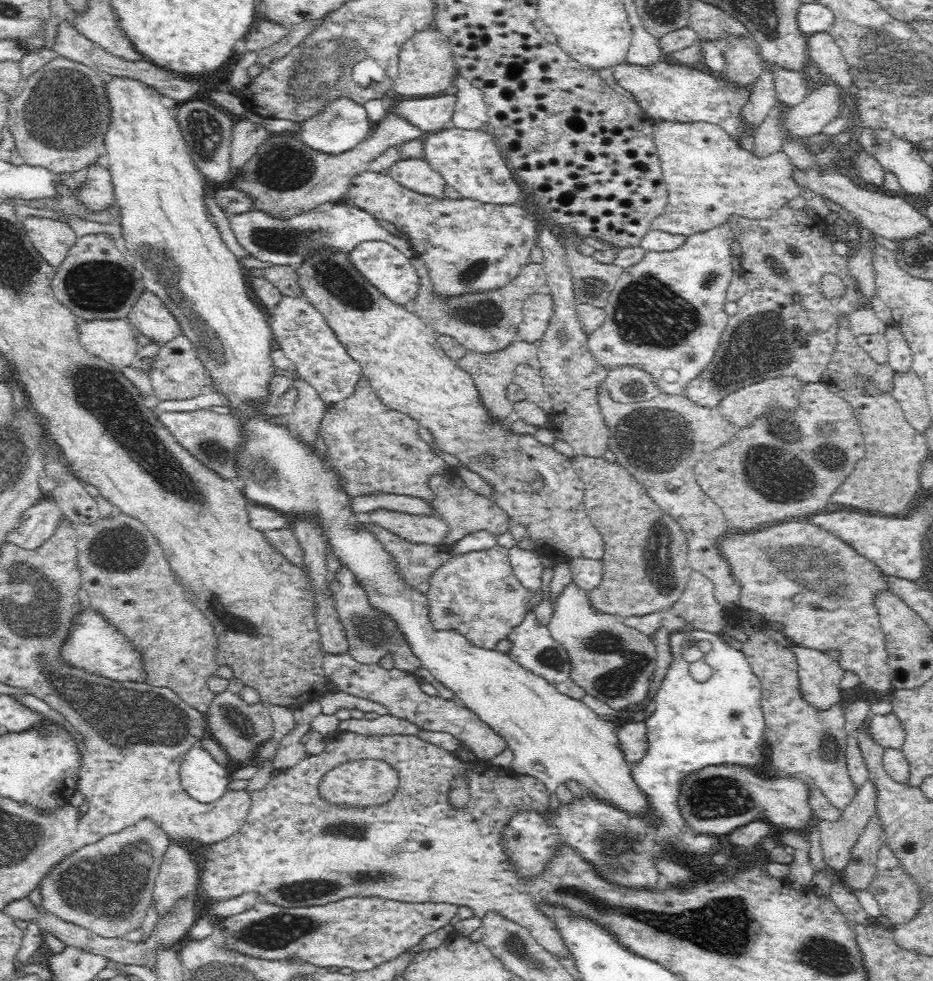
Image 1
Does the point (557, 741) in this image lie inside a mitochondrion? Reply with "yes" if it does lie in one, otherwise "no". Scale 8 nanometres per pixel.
no

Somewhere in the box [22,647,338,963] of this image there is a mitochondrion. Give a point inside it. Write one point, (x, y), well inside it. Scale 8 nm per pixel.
(100, 895)

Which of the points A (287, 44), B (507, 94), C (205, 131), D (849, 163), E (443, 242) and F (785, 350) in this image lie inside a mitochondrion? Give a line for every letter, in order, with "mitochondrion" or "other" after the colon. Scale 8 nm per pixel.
A: mitochondrion
B: other
C: mitochondrion
D: other
E: other
F: mitochondrion

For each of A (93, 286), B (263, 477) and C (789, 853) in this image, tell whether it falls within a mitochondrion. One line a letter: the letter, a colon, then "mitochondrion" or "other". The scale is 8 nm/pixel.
A: mitochondrion
B: mitochondrion
C: other

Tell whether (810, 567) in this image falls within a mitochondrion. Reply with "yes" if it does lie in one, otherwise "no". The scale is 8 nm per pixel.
yes

